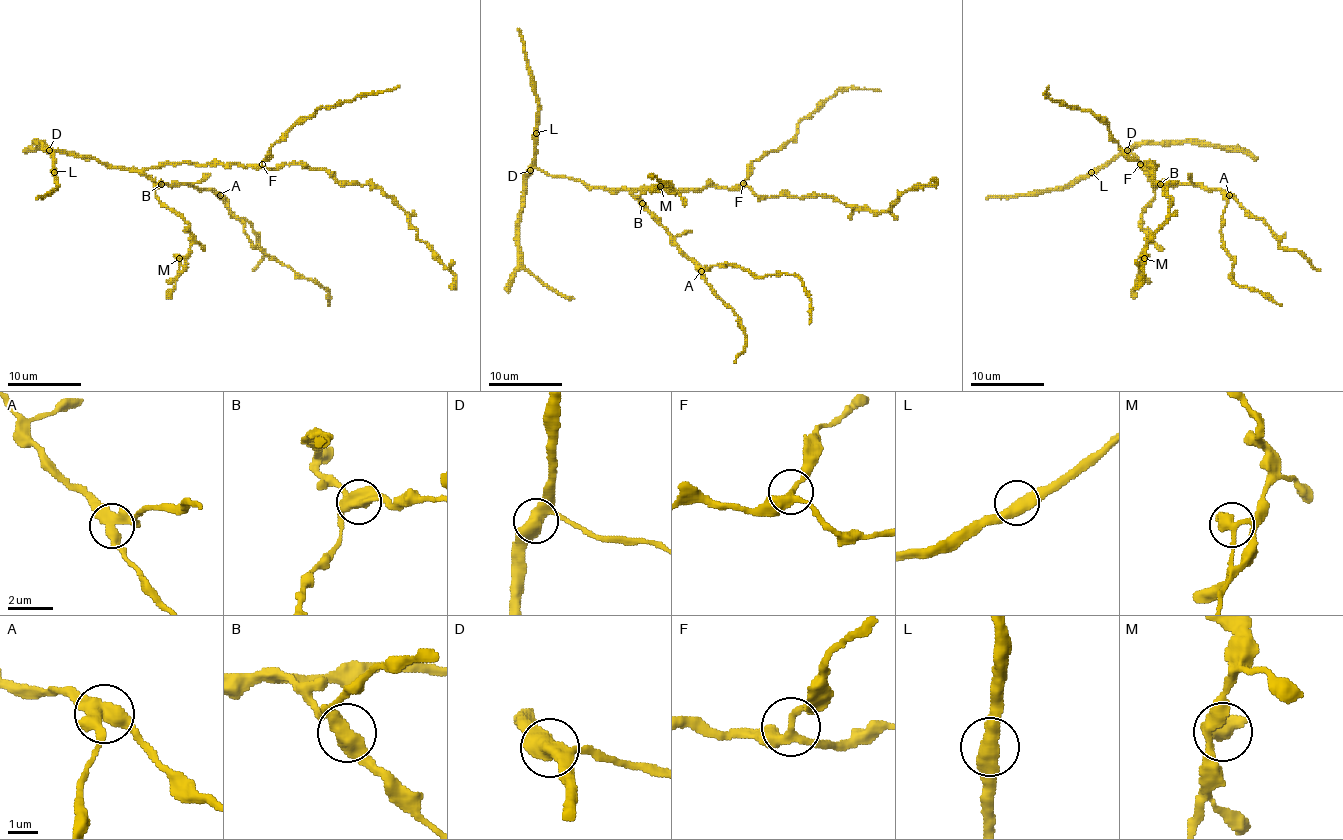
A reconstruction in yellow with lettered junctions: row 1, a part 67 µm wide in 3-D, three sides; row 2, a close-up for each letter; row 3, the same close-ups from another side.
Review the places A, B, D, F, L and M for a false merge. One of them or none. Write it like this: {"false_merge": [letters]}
{"false_merge": ["A"]}

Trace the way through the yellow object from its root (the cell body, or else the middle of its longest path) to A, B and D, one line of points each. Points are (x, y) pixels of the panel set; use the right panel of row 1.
A: (1146, 162), (1147, 175), (1159, 183), (1203, 184), (1223, 190), (1228, 196)
B: (1146, 162), (1147, 175), (1160, 184)
D: (1146, 162), (1146, 170), (1125, 151), (1127, 150)

